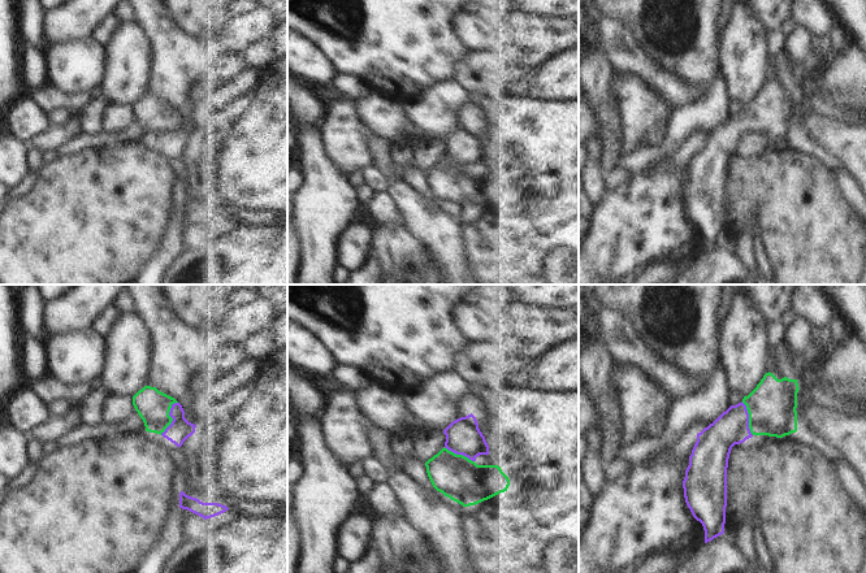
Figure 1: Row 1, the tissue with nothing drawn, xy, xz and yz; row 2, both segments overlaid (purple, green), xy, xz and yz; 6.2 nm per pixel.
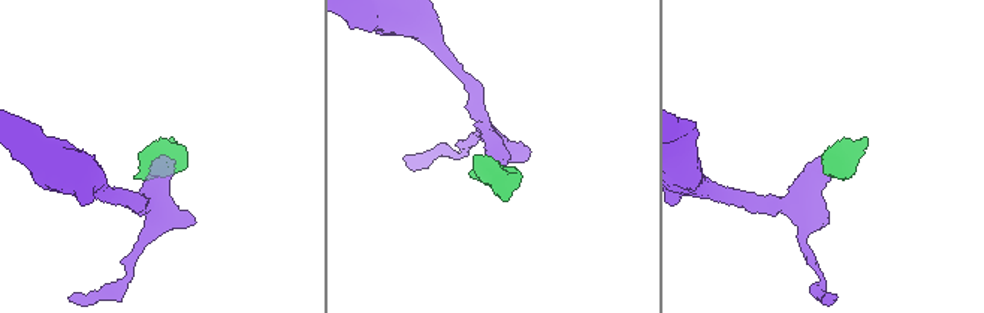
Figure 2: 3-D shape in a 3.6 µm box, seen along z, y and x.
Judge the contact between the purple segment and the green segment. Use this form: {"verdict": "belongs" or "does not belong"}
{"verdict": "belongs"}

